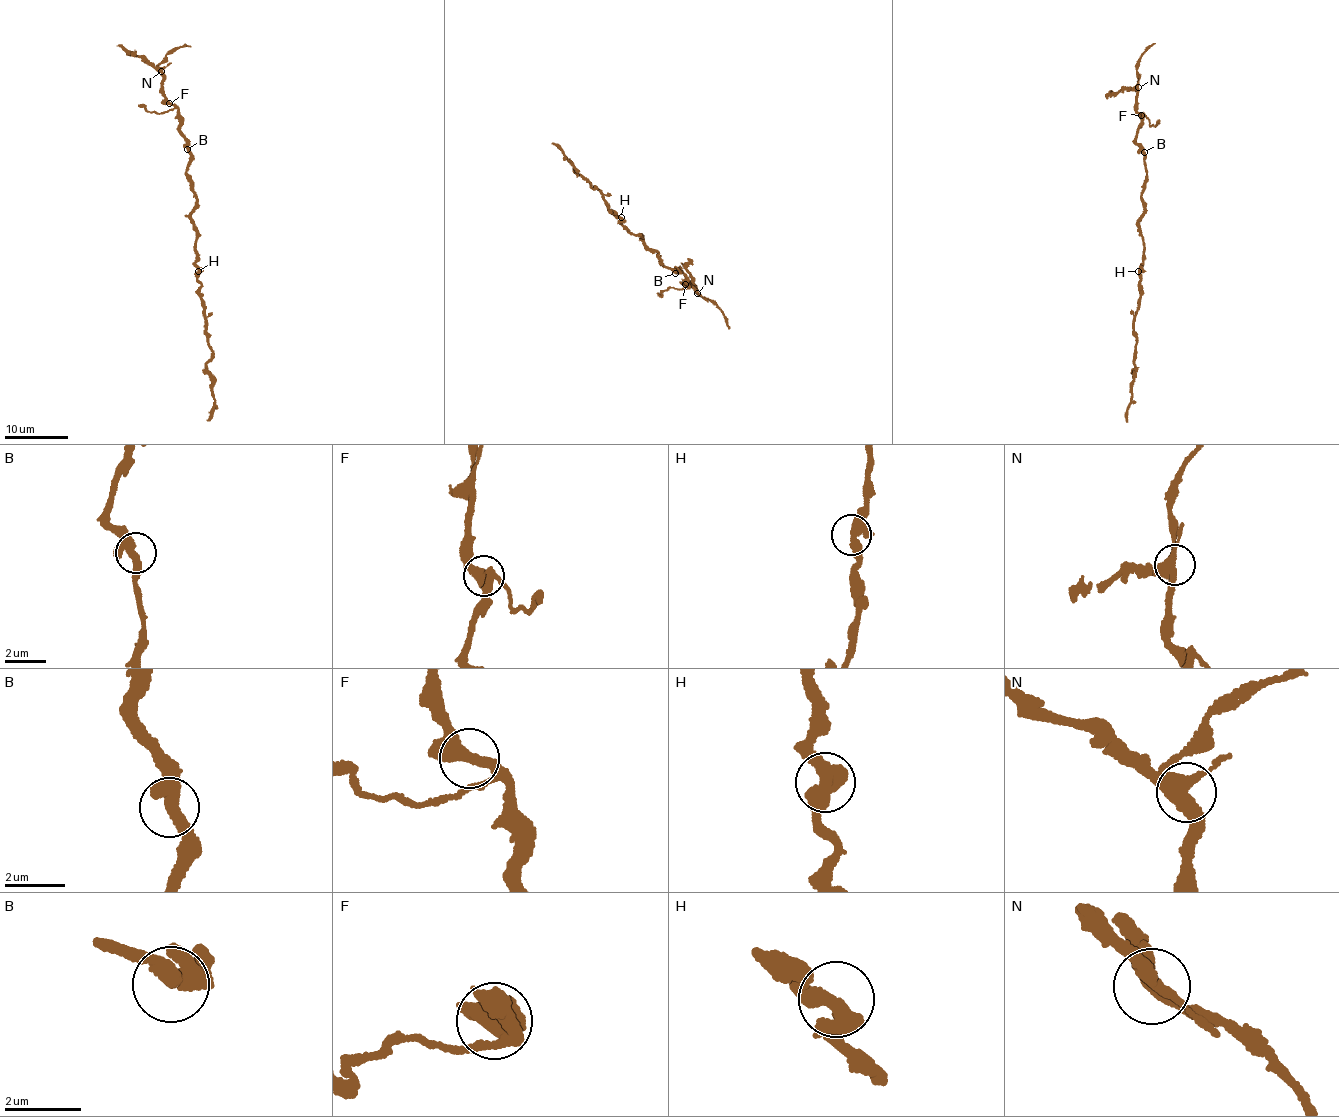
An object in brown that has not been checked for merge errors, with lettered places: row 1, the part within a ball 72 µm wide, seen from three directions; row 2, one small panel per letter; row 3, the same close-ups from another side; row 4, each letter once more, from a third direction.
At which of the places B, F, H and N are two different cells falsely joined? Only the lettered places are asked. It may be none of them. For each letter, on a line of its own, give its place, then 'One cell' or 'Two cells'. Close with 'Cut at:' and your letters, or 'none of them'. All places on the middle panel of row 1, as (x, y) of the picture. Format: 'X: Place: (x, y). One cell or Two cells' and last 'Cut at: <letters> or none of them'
B: Place: (675, 273). One cell
F: Place: (685, 284). One cell
H: Place: (621, 217). One cell
N: Place: (697, 293). One cell
Cut at: none of them

